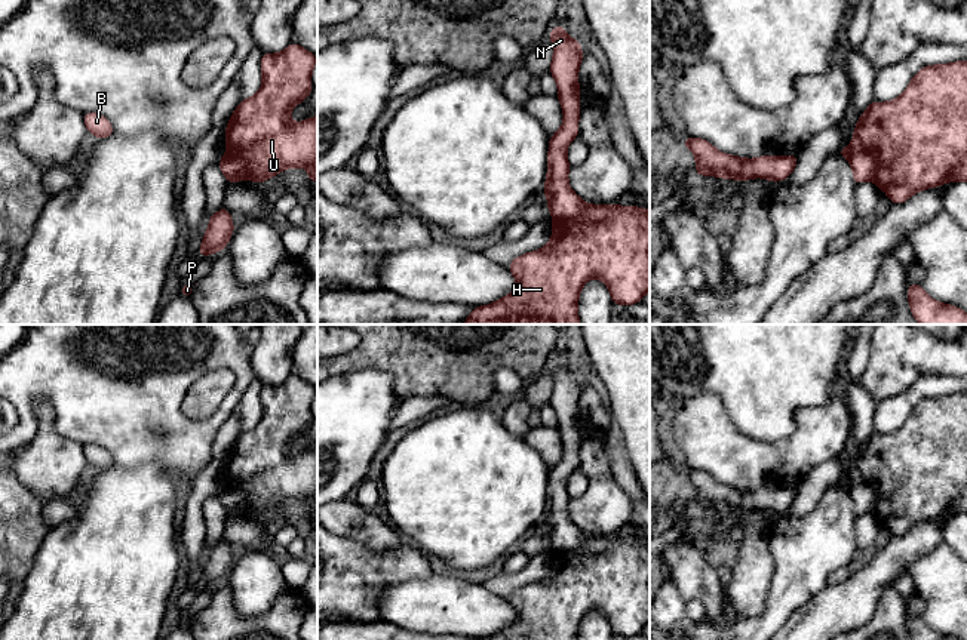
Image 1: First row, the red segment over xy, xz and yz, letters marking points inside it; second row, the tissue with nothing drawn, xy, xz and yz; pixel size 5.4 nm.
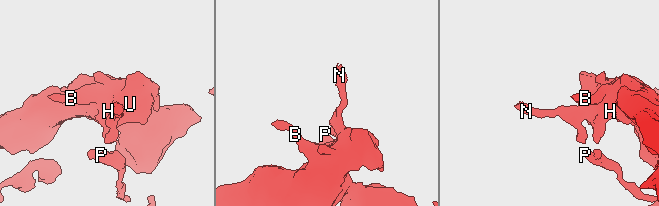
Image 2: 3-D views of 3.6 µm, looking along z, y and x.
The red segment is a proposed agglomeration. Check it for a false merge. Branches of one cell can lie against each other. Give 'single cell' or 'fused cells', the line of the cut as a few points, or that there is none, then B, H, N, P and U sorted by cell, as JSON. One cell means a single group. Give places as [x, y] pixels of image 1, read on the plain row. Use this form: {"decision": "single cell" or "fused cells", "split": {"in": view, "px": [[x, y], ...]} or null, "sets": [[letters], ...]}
{"decision": "fused cells", "split": {"in": "yz", "px": [[852, 474], [869, 485], [874, 511]]}, "sets": [["B", "H", "P", "U"], ["N"]]}

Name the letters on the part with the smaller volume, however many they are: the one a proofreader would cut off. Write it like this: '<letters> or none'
N

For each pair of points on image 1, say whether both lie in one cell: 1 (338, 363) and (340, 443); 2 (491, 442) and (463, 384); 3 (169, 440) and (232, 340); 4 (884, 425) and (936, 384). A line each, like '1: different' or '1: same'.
1: different
2: different
3: same
4: same

